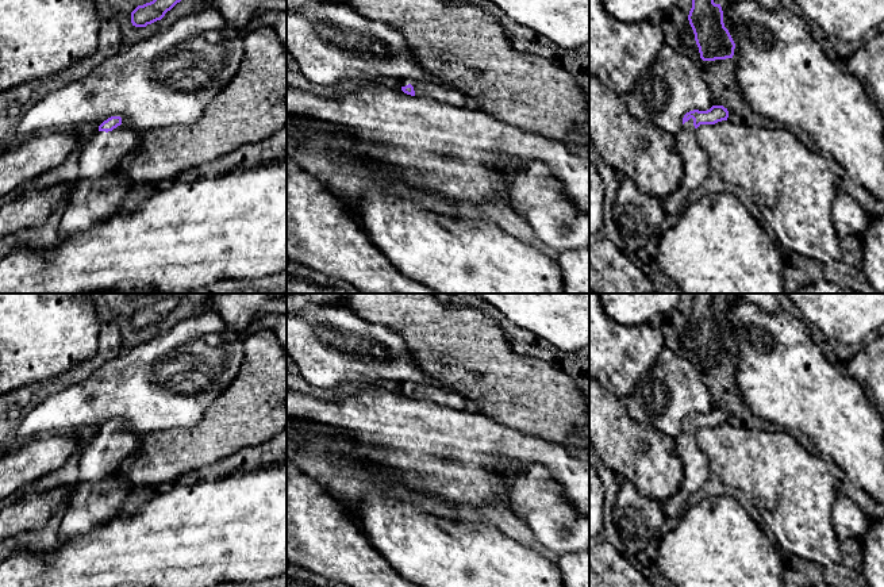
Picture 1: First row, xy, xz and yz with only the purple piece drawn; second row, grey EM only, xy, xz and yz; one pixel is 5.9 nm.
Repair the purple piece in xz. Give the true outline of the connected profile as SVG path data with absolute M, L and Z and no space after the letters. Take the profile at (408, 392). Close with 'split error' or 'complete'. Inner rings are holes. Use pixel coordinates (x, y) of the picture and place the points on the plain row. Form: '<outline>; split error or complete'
M401 381L399 387L401 394L411 399L430 400L438 406L454 410L470 408L464 396L449 388L415 381Z; split error

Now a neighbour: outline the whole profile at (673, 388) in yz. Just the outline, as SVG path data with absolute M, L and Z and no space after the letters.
M664 346L652 371L637 381L634 391L624 399L630 418L656 427L672 438L683 430L687 415L707 414L714 408L712 395L699 369L680 352Z

